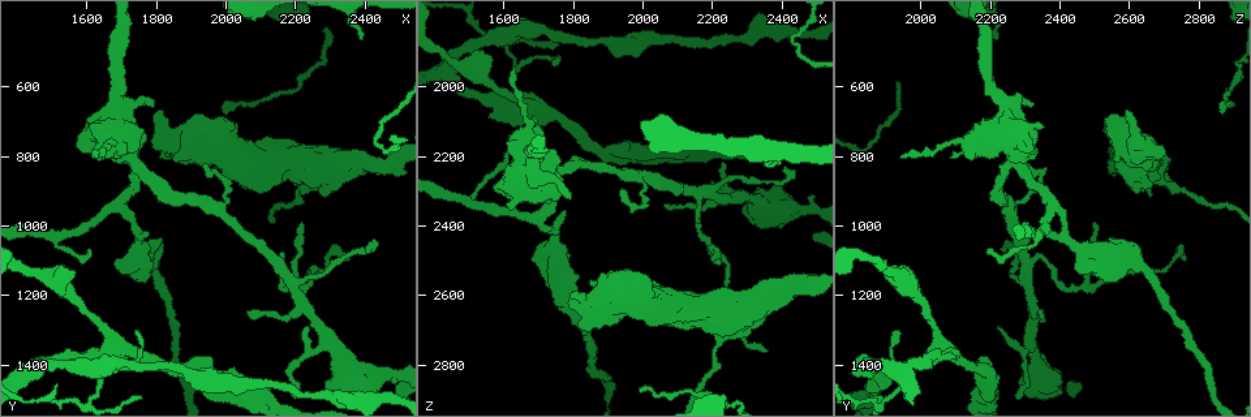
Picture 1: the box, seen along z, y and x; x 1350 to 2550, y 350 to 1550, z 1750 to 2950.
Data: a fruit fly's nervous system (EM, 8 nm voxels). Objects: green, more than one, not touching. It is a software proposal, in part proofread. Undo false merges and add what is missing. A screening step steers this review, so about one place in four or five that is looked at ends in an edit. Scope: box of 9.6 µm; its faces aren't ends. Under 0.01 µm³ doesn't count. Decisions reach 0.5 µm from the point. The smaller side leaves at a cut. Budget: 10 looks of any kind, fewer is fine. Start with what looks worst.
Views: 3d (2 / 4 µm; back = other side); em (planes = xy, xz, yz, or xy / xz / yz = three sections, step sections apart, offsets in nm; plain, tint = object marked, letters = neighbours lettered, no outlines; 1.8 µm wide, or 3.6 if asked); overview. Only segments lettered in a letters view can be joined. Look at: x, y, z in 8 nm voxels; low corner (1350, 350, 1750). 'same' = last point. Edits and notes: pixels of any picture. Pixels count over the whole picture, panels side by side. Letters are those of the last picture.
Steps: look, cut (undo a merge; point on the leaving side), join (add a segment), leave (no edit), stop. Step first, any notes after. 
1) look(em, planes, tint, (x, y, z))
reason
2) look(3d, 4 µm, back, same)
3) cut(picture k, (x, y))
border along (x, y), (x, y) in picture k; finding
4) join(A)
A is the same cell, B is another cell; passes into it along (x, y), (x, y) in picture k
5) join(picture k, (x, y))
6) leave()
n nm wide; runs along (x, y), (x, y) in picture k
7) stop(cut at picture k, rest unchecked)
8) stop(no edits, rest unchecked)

look(em, yz, step 4, letters, (2040, 1460, 1870))
calibre changes

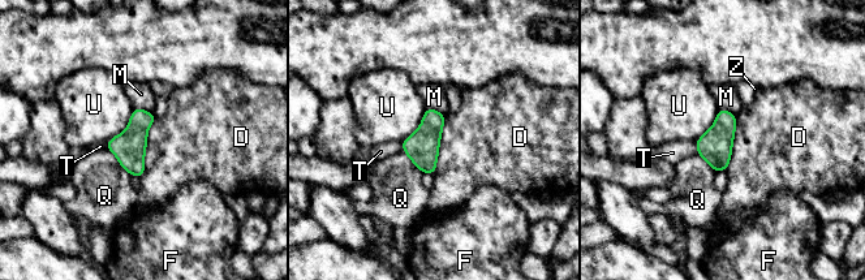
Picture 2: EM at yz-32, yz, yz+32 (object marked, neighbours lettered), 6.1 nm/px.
leave()
200 nm wide; D, F, M, Q, T, U and Z are other cells; border along (156, 116), (140, 177) in picture 2; continuous, no second cell

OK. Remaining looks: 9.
look(3d, 4 µm, (1670, 1360, 2060))
side arm on a straight run

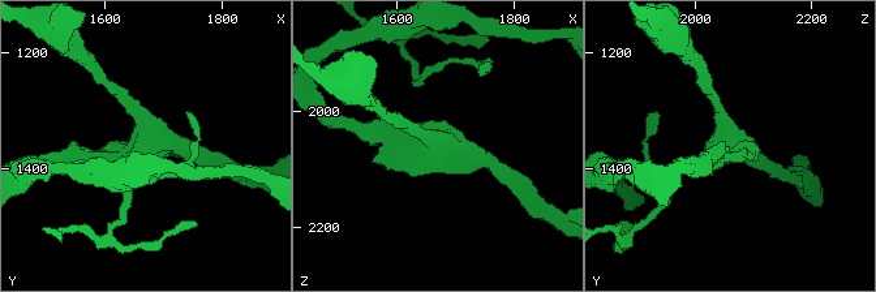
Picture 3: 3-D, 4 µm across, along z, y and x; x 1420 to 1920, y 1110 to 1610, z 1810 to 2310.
look(em, 3.6 µm, planes, letters, (1670, 1355, 2060))

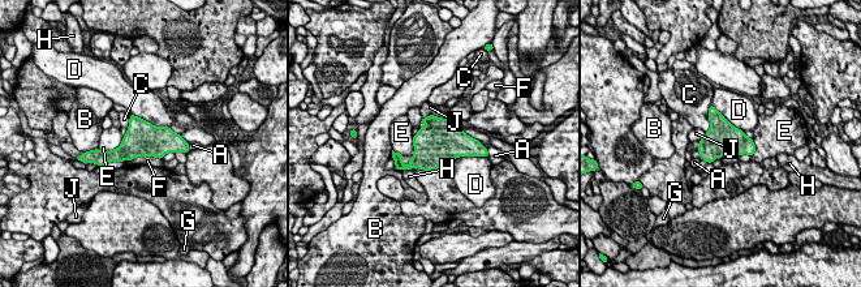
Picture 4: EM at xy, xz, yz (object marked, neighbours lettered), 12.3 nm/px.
leave()
400 nm wide; A, B, C, D, E, F, G, H and J are other cells; border along (162, 158), (134, 157), (121, 161) in picture 4; one cell here

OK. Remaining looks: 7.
look(em, 3.6 µm, xz, step 8, tint, (2210, 860, 2680))
thick turns thin

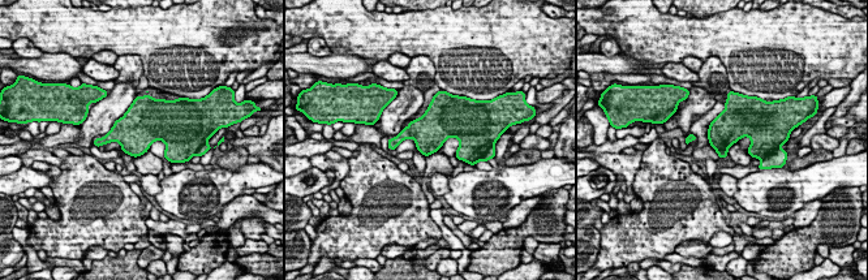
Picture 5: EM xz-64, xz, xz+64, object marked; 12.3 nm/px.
look(em, 3.6 µm, planes, letters, same)

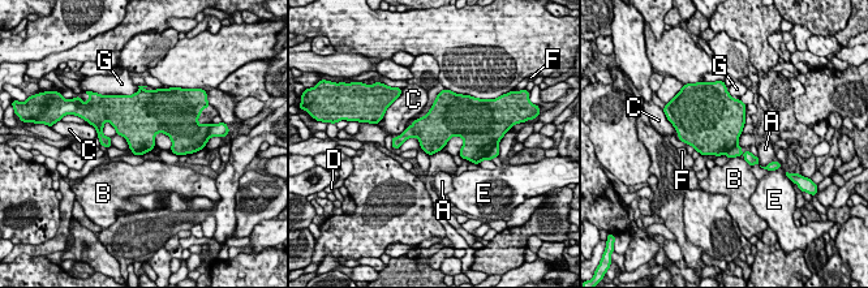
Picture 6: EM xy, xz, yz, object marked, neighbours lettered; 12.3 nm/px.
cut(picture 6, (737, 150))
A, B, C, D, E, F and G are other cells; the part that leaves runs along (729, 154), (742, 153), (755, 160) in picture 6; two cells meet here

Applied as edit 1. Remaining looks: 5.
look(em, xz, step 4, tint, (2360, 1090, 2760))
an open end

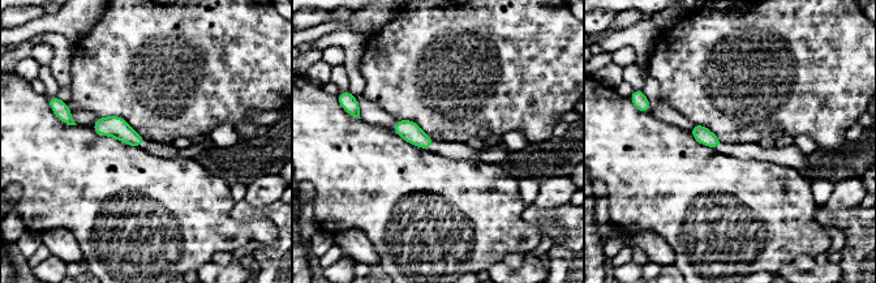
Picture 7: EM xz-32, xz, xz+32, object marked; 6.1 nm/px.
look(em, planes, letters, same)
another direction

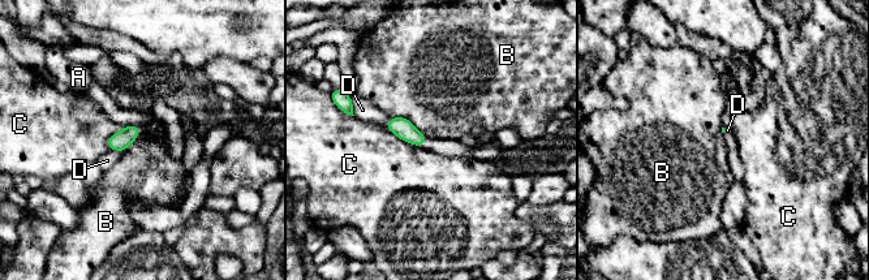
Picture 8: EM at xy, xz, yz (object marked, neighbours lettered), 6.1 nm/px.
join(D)
D is the same cell, A, B and C are other cells; passes into it along (340, 98), (352, 107), (362, 110) in picture 8; the cell continues

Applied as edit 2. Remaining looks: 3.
stop(cut at picture 6, join at picture 8, rest unchecked)

